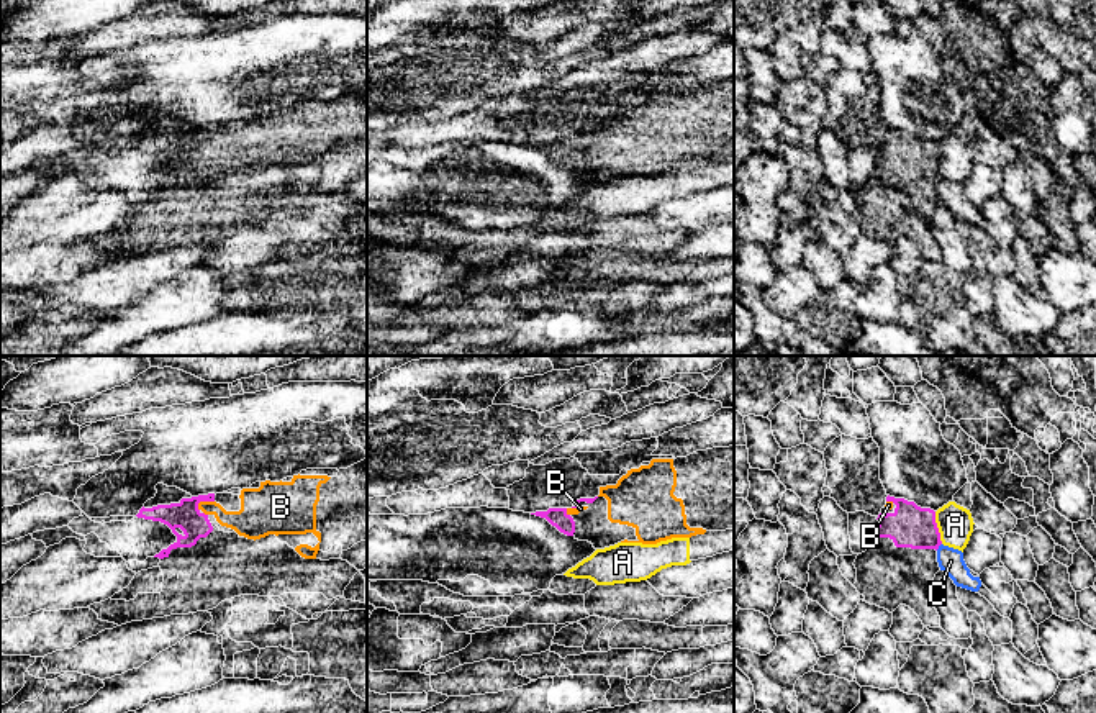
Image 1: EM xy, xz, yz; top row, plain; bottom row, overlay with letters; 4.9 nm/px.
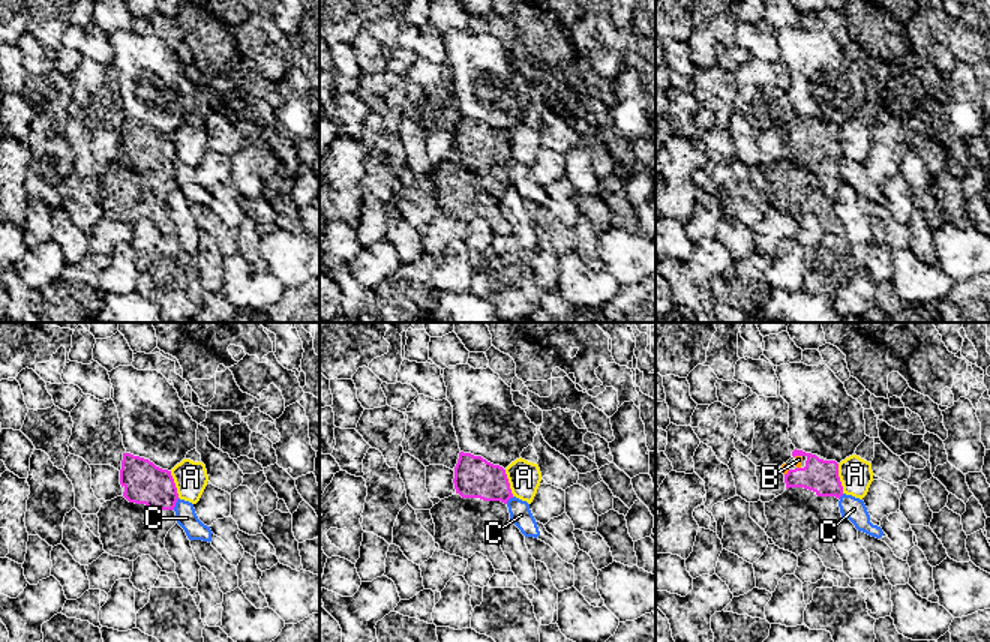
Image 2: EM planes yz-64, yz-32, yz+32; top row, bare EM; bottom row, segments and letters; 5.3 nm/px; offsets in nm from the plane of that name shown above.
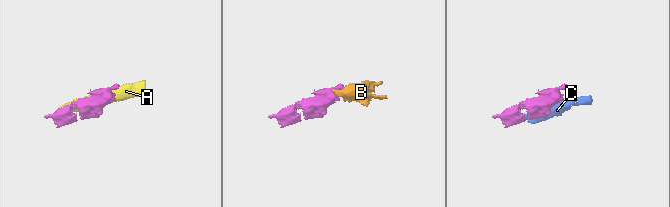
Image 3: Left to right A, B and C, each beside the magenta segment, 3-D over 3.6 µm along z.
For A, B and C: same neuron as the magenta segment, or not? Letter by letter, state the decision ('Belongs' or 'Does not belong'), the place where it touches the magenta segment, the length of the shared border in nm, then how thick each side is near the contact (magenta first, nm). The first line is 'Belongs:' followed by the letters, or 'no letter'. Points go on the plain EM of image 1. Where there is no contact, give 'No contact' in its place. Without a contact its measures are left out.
Belongs: B
A: Does not belong. Touches magenta at yz (937, 161). Shared border 170 nm. Thickness 200 nm (magenta) against 180 nm
B: Belongs. Touches magenta at xy (203, 133). Shared border 100 nm. Thickness 140 nm (magenta) against 160 nm
C: Does not belong. Touches magenta at yz (939, 177). Shared border 50 nm. Thickness 200 nm (magenta) against 120 nm

